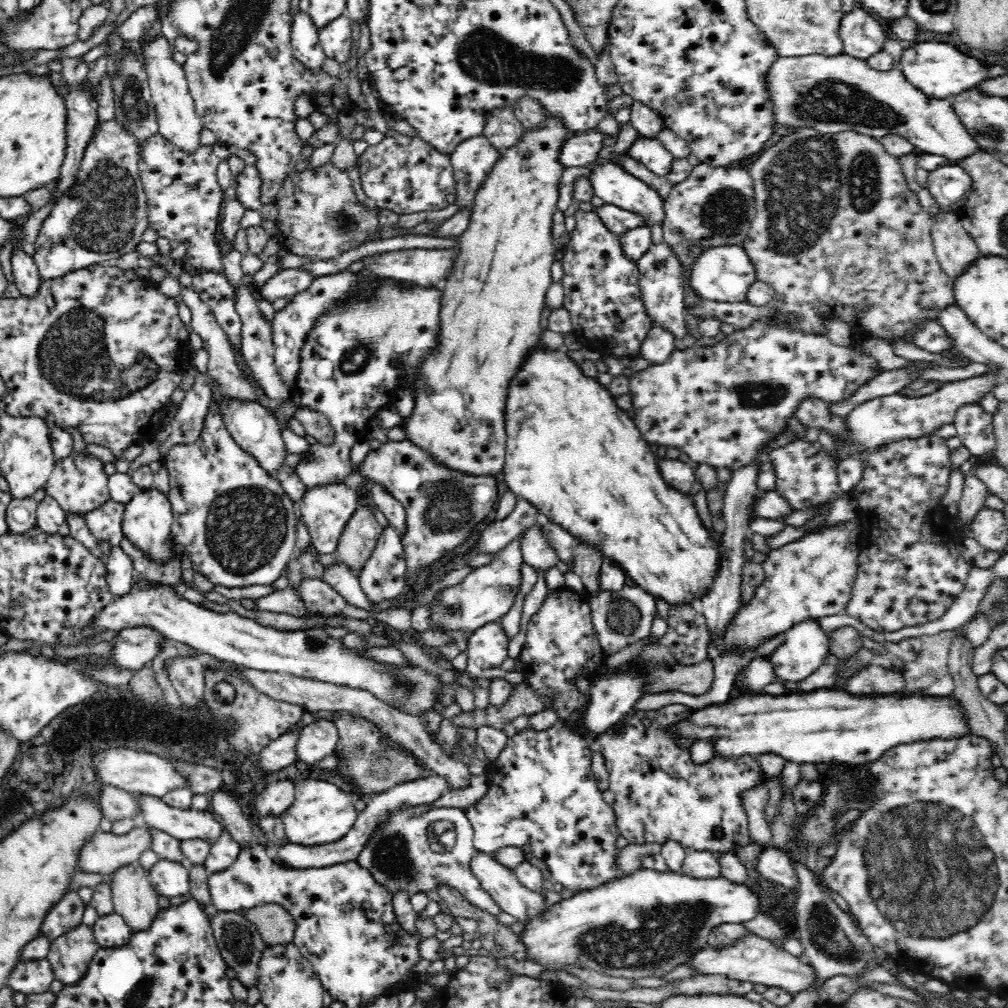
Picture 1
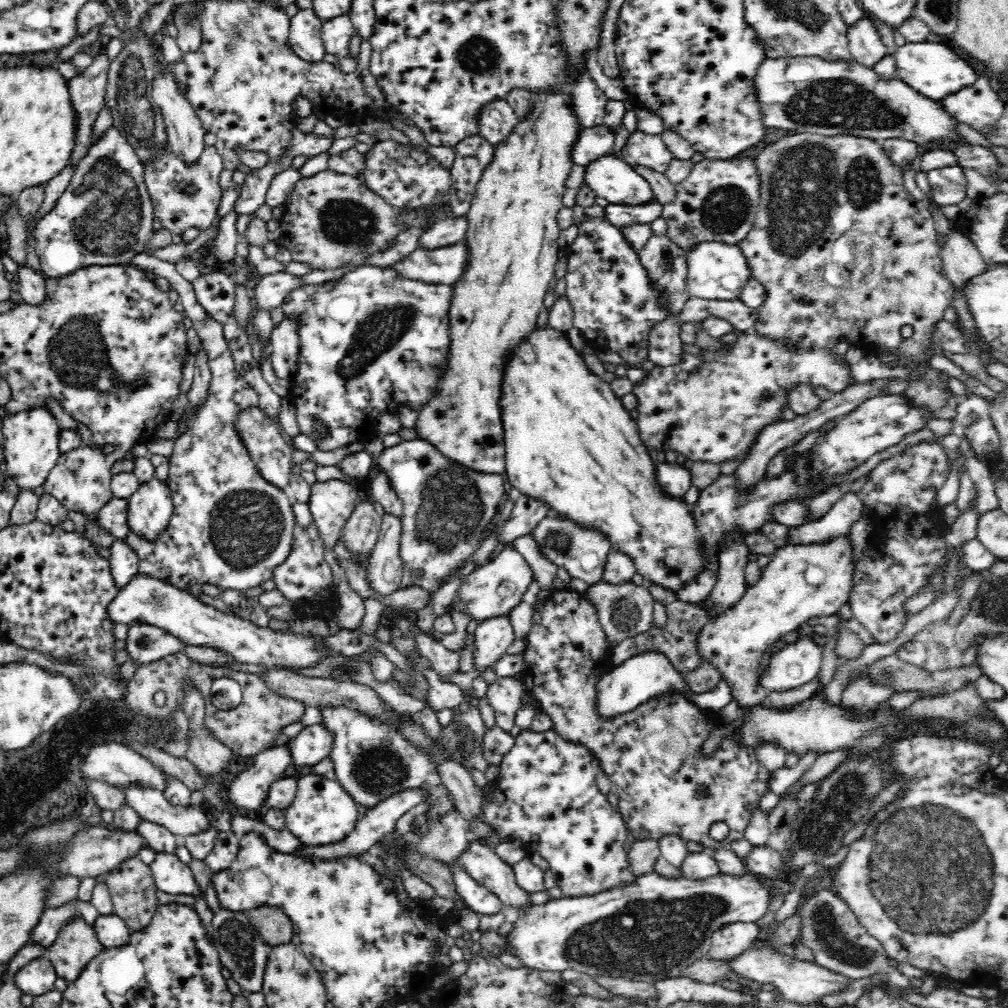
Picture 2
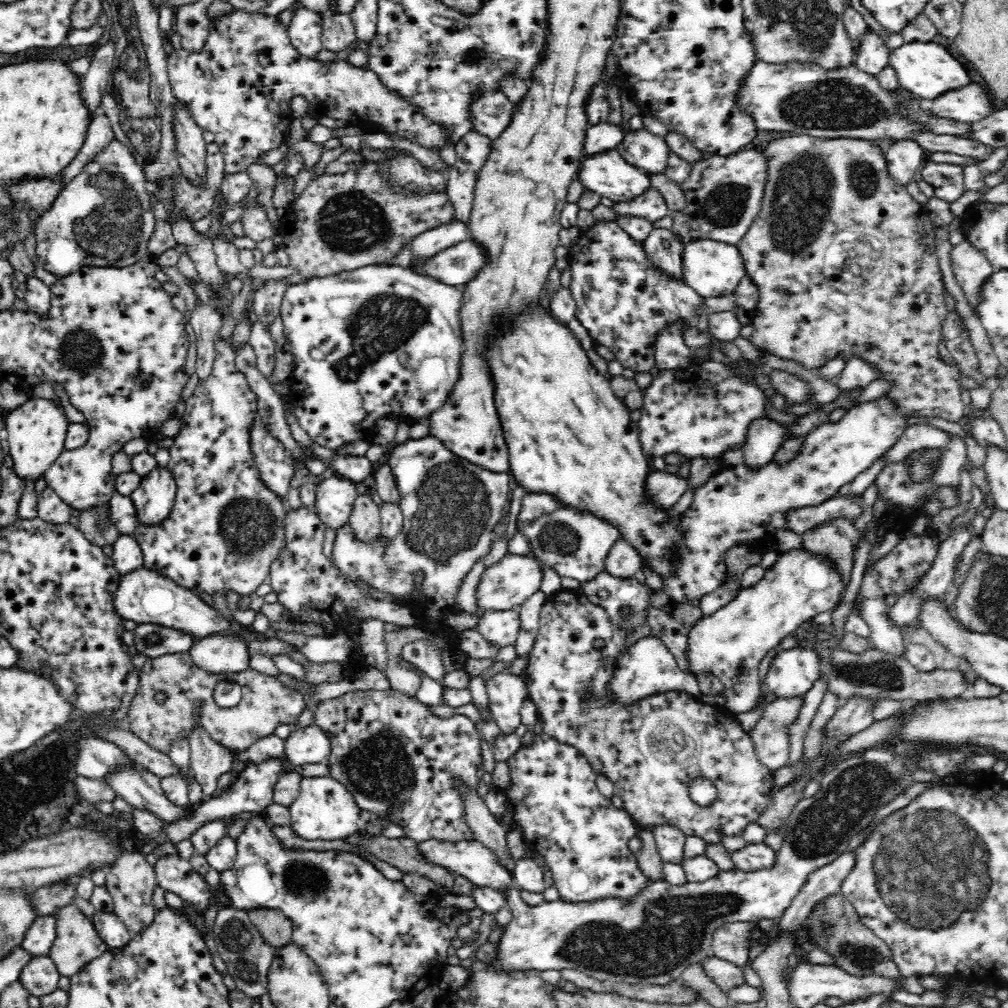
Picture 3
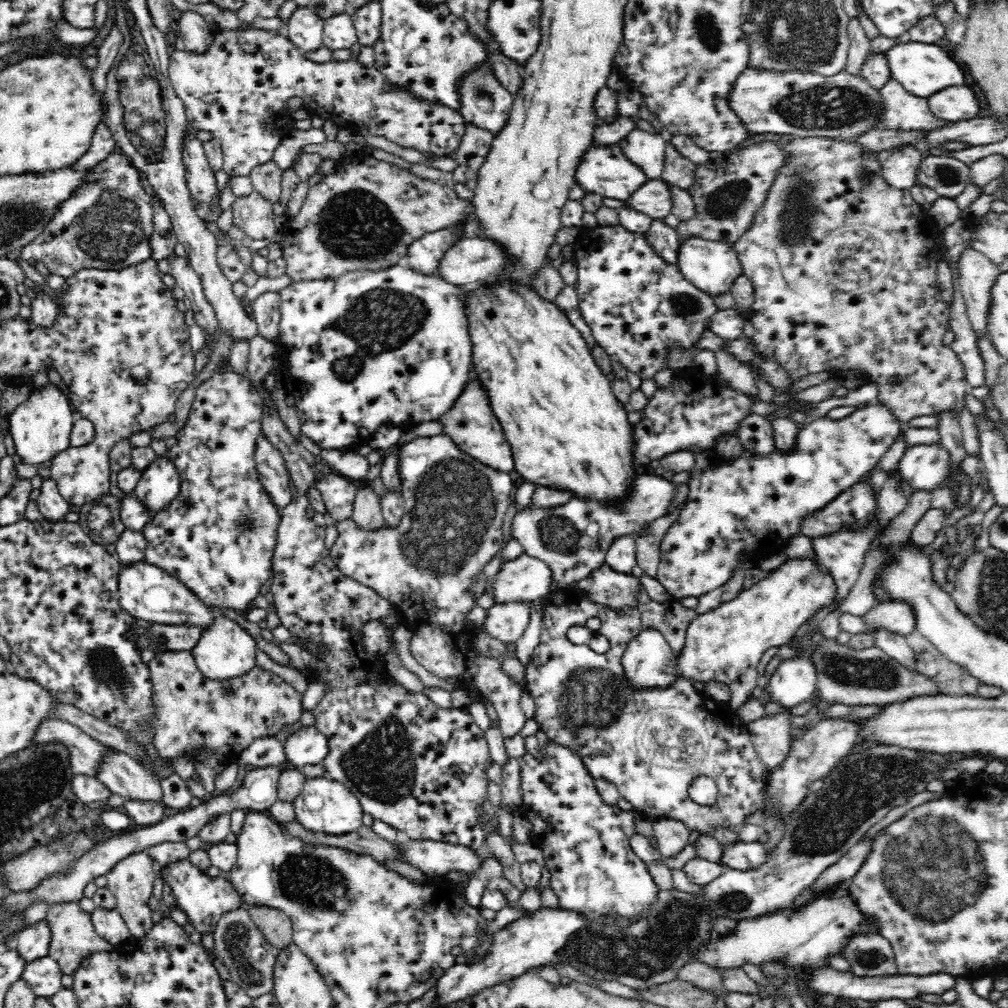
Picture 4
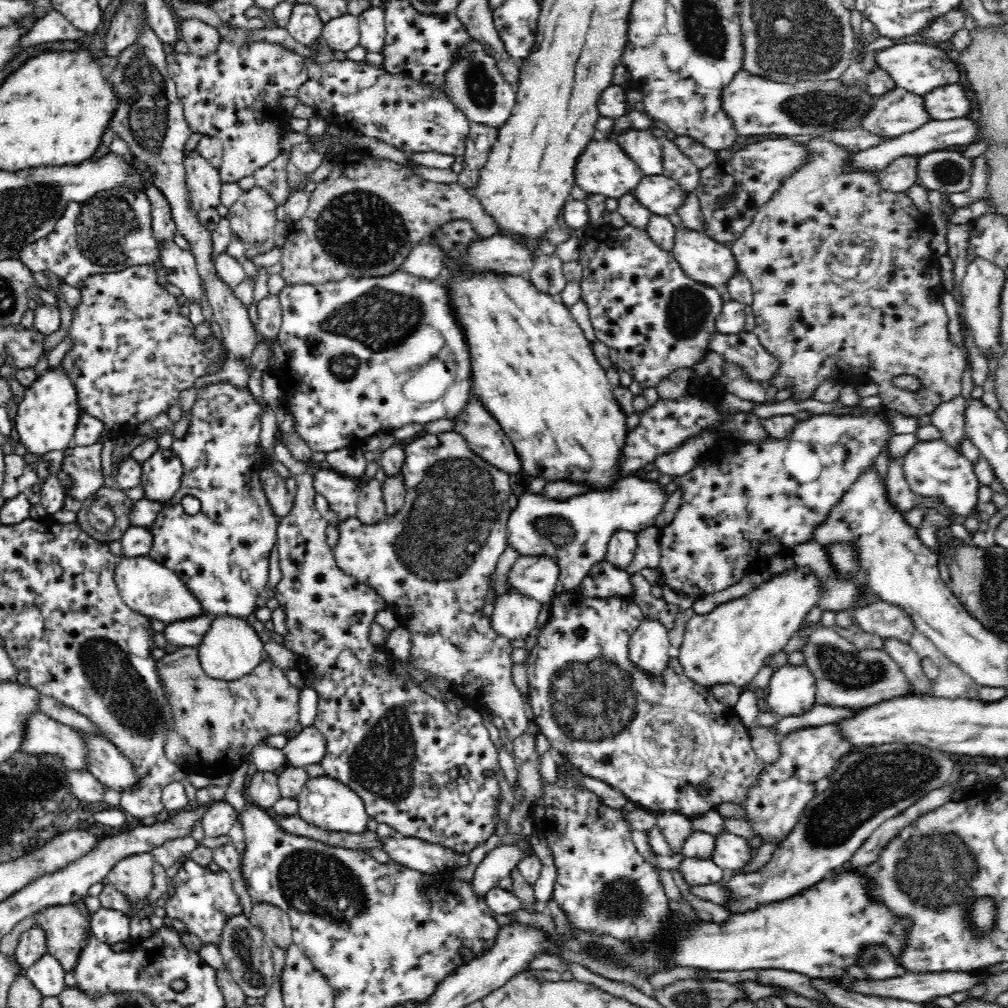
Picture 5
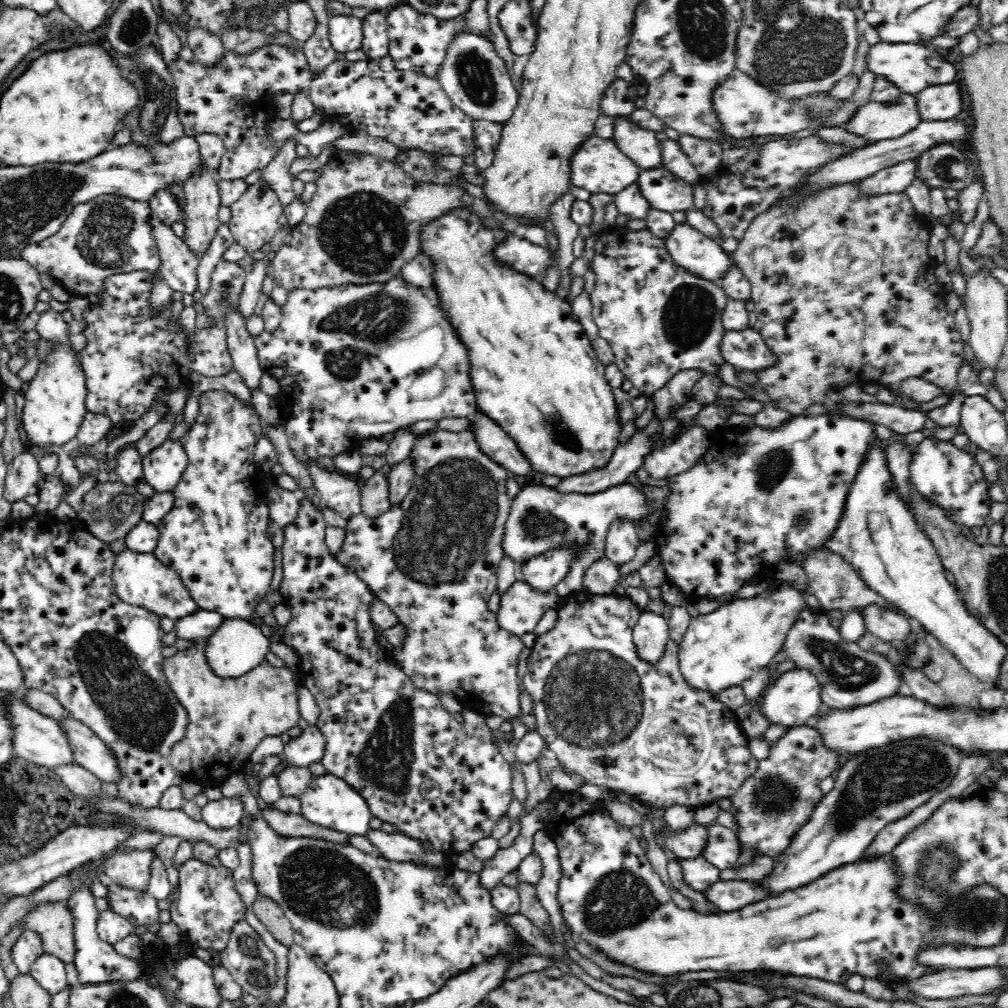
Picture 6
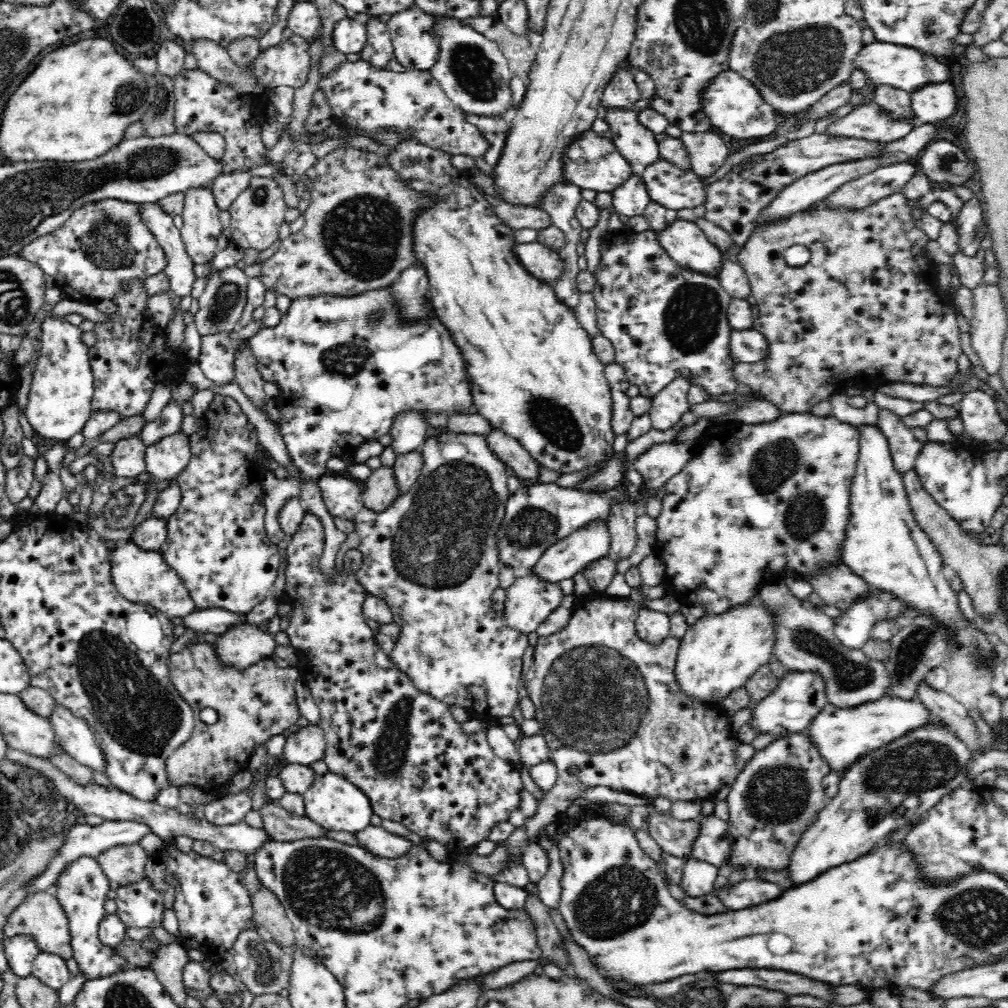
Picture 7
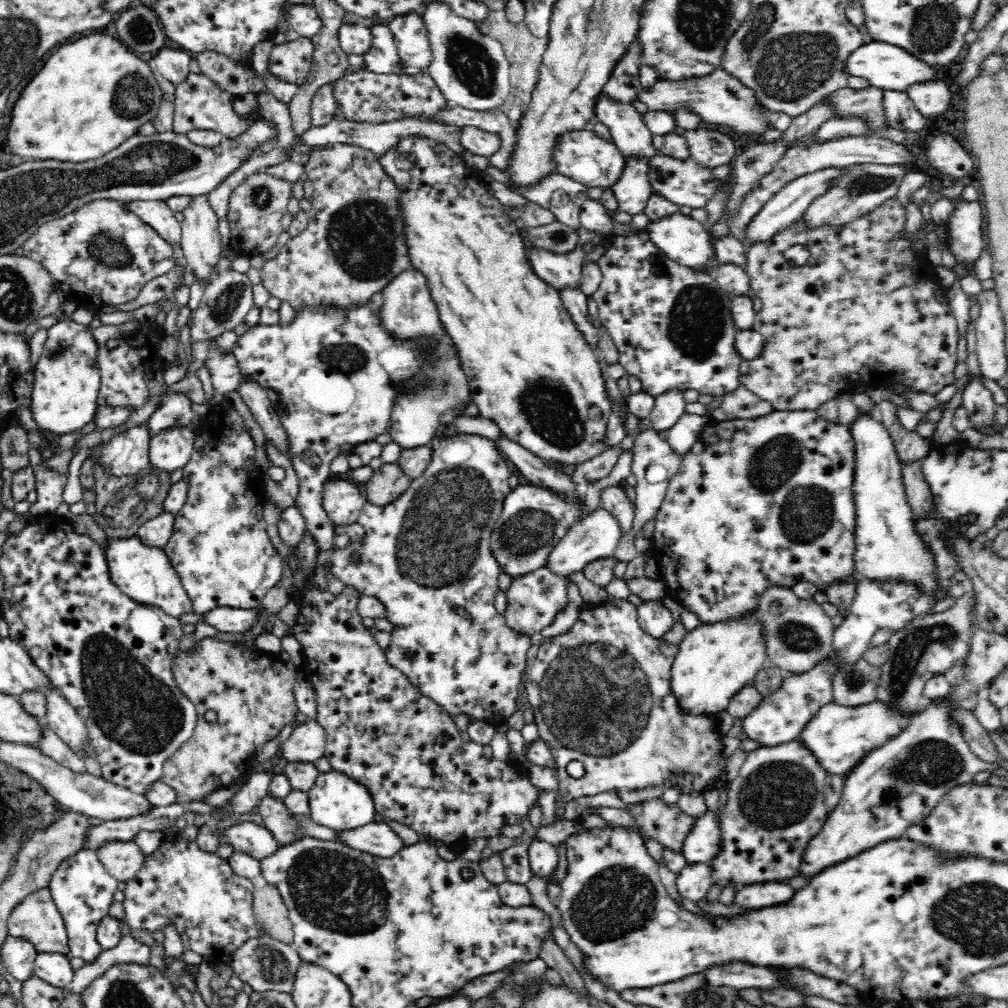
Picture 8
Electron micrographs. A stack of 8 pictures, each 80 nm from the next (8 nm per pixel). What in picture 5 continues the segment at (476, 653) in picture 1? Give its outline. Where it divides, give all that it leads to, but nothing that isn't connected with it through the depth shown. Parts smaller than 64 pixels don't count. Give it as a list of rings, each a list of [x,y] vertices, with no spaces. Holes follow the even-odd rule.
[[[516,587],[508,589],[504,594],[497,595],[494,603],[492,627],[496,629],[501,636],[506,636],[511,640],[524,639],[530,632],[537,628],[538,616],[542,612],[543,602],[540,602],[524,593],[520,593]]]

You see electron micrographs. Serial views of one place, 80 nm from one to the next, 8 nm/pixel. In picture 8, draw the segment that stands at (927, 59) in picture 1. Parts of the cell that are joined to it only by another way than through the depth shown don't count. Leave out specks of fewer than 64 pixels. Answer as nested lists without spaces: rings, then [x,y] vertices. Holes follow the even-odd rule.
[[[871,41],[848,53],[843,62],[843,73],[856,78],[866,78],[870,86],[881,88],[883,91],[905,92],[906,88],[915,82],[937,79],[936,69],[908,54],[906,50],[885,42]]]

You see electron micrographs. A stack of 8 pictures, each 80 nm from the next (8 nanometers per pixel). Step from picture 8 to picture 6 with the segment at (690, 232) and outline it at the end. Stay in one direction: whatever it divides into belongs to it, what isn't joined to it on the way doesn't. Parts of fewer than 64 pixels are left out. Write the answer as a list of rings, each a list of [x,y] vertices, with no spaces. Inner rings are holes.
[[[687,222],[676,223],[663,241],[669,255],[682,269],[711,281],[720,280],[733,264],[731,255],[720,243]]]

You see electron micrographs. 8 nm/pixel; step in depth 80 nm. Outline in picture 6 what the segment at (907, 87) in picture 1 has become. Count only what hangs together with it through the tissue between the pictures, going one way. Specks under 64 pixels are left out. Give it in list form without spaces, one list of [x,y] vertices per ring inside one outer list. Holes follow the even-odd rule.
[[[736,69],[727,74],[716,90],[712,91],[711,103],[723,134],[732,138],[759,138],[772,134],[797,136],[815,128],[841,126],[860,107],[852,99],[832,102],[827,98],[827,92],[798,102],[786,102],[769,88]]]

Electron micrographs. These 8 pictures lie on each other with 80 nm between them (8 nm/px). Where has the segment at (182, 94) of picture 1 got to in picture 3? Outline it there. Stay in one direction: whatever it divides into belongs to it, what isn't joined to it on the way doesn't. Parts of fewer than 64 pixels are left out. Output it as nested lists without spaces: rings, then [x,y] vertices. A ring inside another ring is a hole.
[[[180,102],[174,118],[176,131],[176,149],[182,174],[188,178],[192,186],[206,188],[208,184],[207,144],[204,141],[203,130],[185,112],[185,106]]]

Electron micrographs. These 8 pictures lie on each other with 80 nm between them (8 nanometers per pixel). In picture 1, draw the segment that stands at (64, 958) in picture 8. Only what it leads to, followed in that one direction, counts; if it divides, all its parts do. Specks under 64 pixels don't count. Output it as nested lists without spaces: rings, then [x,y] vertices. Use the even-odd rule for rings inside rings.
[[[36,959],[28,962],[18,962],[12,969],[8,985],[16,992],[25,995],[42,994],[50,991],[50,984],[54,982],[55,975],[50,961]]]

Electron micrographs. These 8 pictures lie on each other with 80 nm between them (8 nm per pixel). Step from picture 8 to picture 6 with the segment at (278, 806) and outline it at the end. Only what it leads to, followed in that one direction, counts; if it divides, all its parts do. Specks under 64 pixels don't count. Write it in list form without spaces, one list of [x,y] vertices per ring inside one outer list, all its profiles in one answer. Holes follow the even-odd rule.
[[[262,806],[259,810],[267,825],[280,837],[284,838],[312,838],[328,842],[347,843],[348,834],[330,830],[325,826],[310,822],[301,813],[287,813],[276,807]]]

